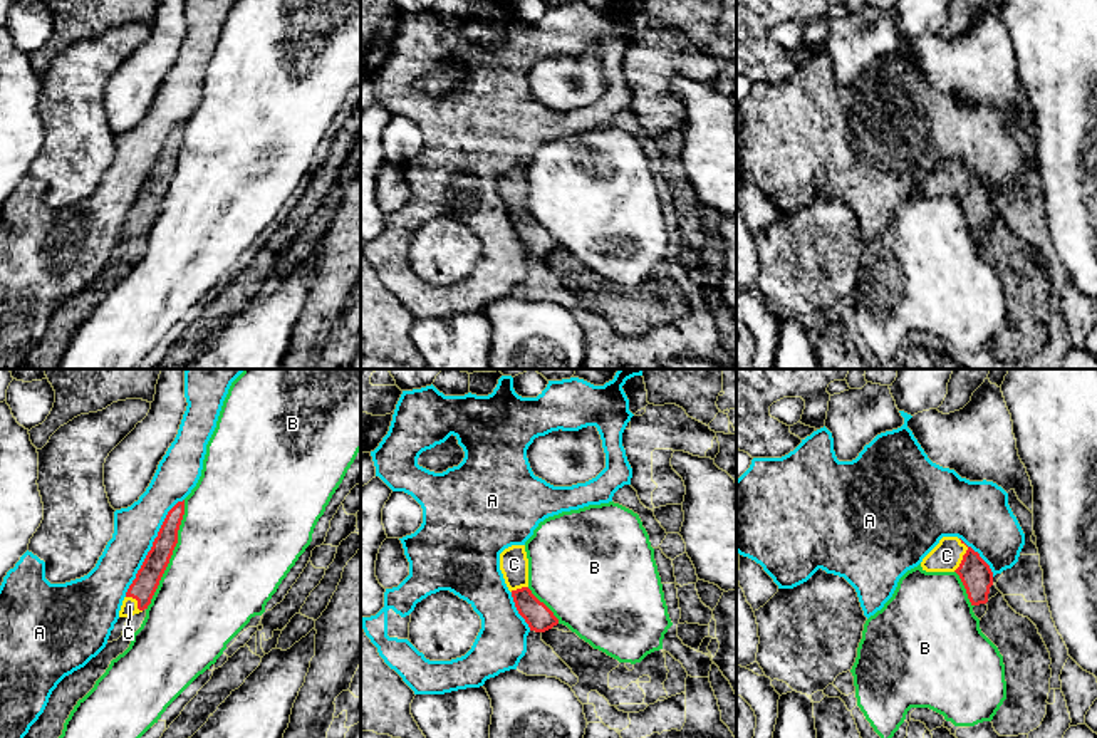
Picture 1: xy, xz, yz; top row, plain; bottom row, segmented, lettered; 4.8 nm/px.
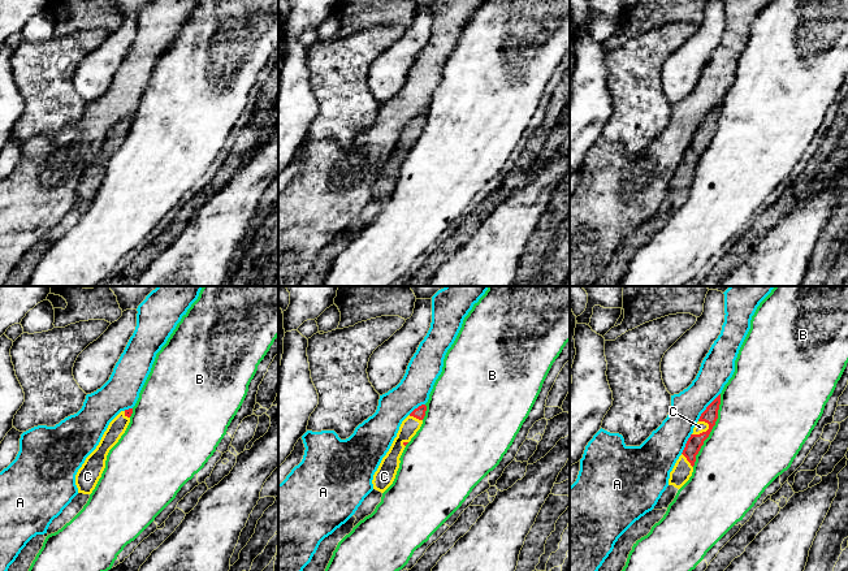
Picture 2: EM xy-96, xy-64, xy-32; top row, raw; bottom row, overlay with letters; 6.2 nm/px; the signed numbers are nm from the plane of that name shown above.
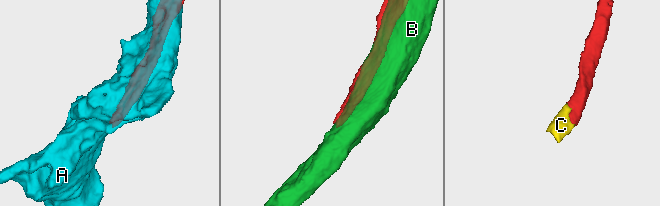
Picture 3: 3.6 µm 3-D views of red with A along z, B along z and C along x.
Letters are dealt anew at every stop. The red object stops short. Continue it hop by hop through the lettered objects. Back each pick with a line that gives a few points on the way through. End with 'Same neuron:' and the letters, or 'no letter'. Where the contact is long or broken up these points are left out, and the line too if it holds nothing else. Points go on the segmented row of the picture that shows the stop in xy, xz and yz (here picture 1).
C: Path across: yz (975, 574), (963, 556), (946, 556)
Same neuron: C

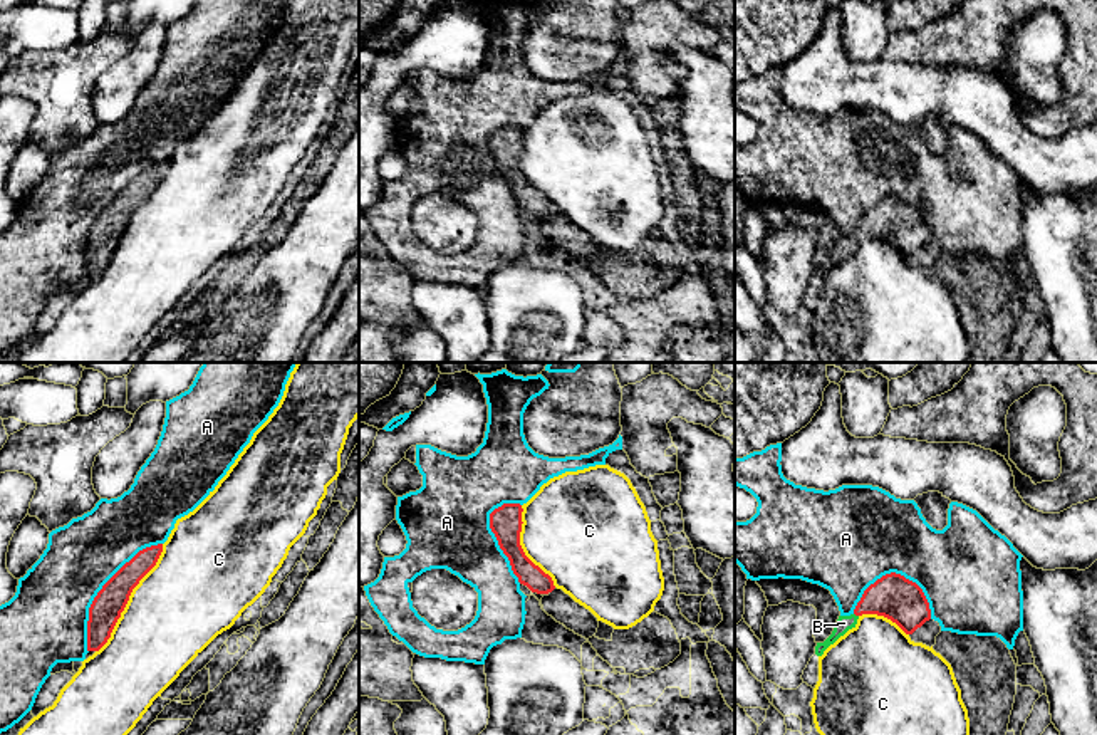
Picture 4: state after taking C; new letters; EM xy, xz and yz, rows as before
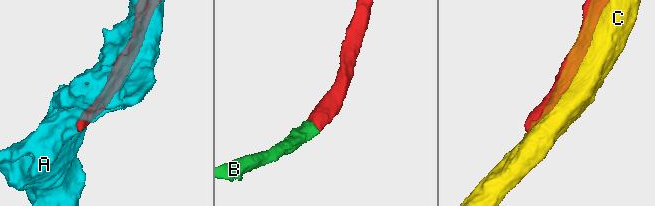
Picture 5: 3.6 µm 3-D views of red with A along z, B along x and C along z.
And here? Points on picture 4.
B: Path across: yz (893, 596), (878, 598), (856, 615), (844, 623)
Same neuron: B

